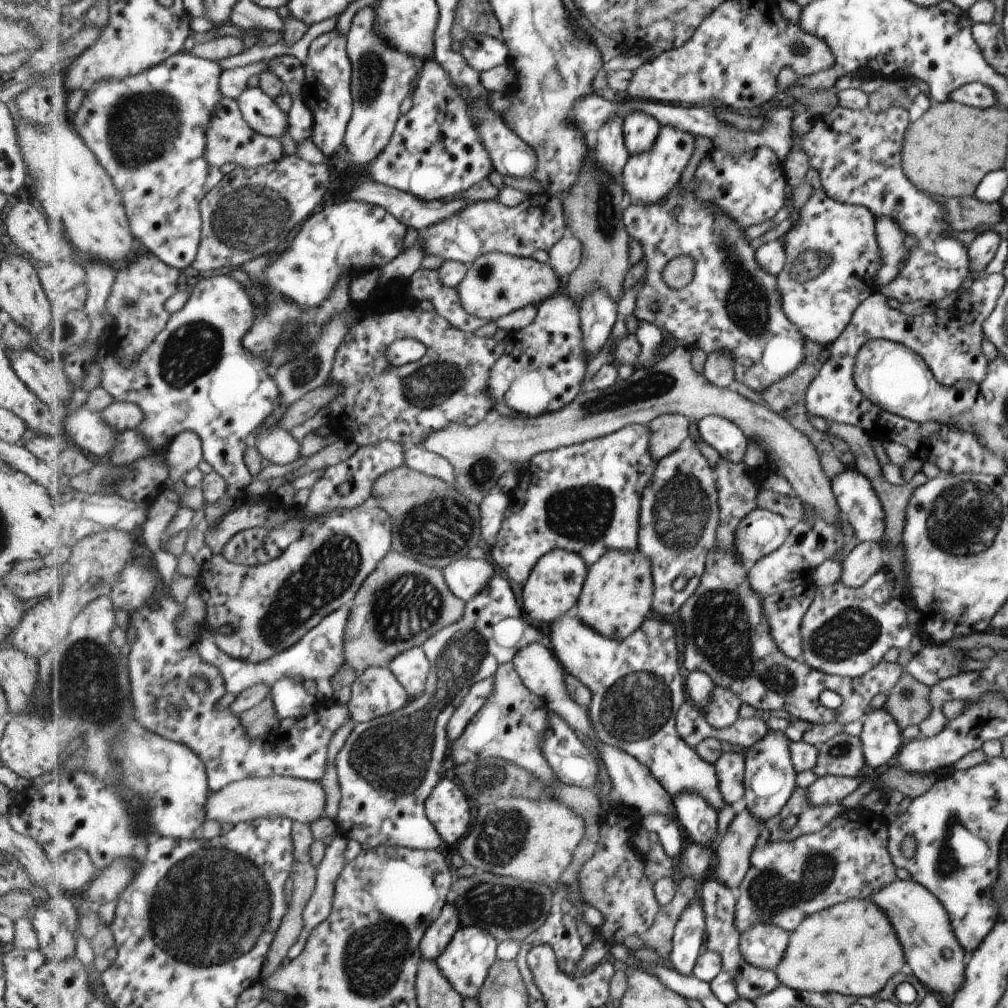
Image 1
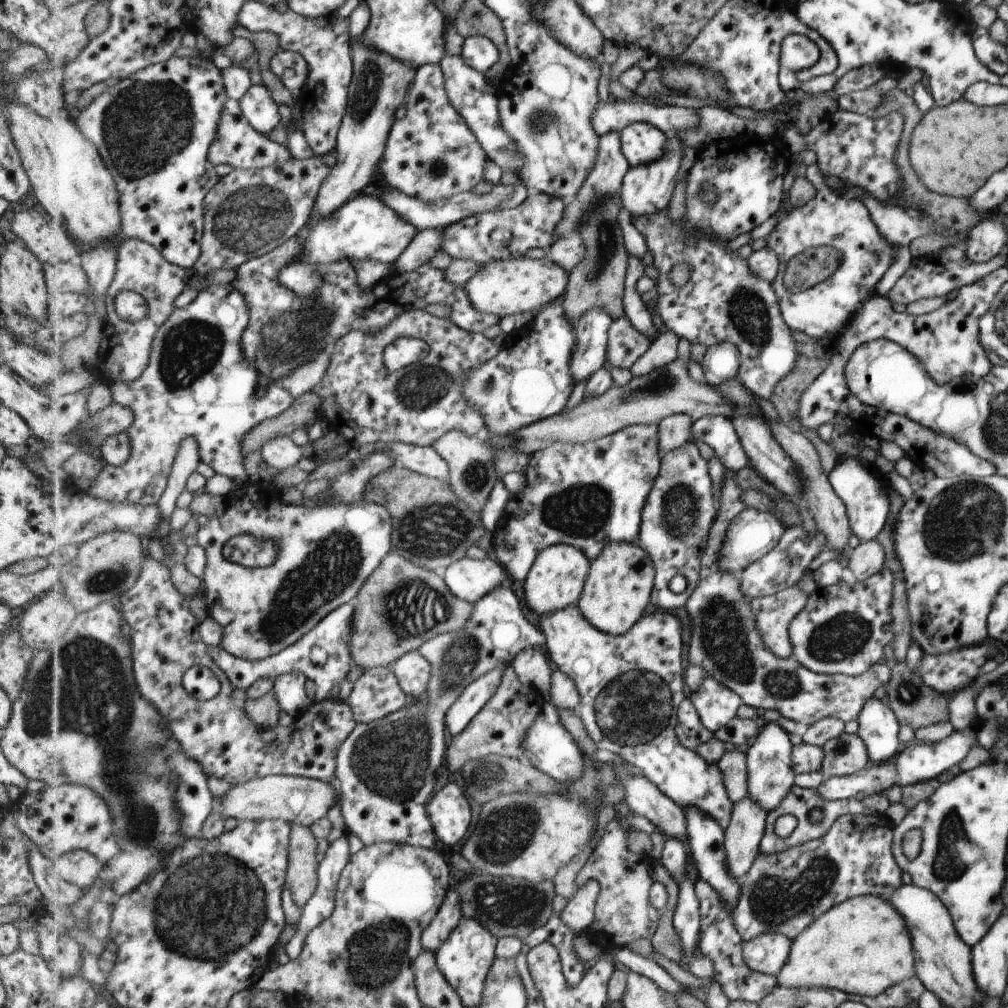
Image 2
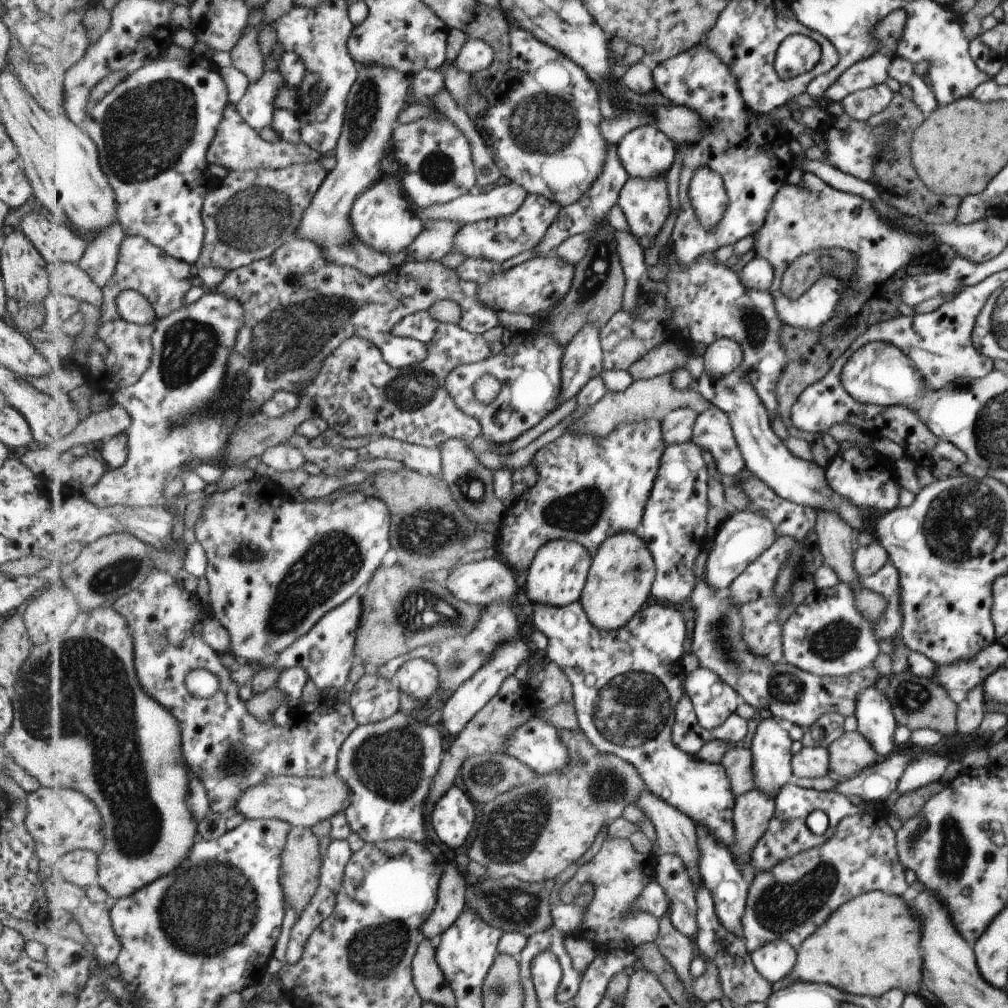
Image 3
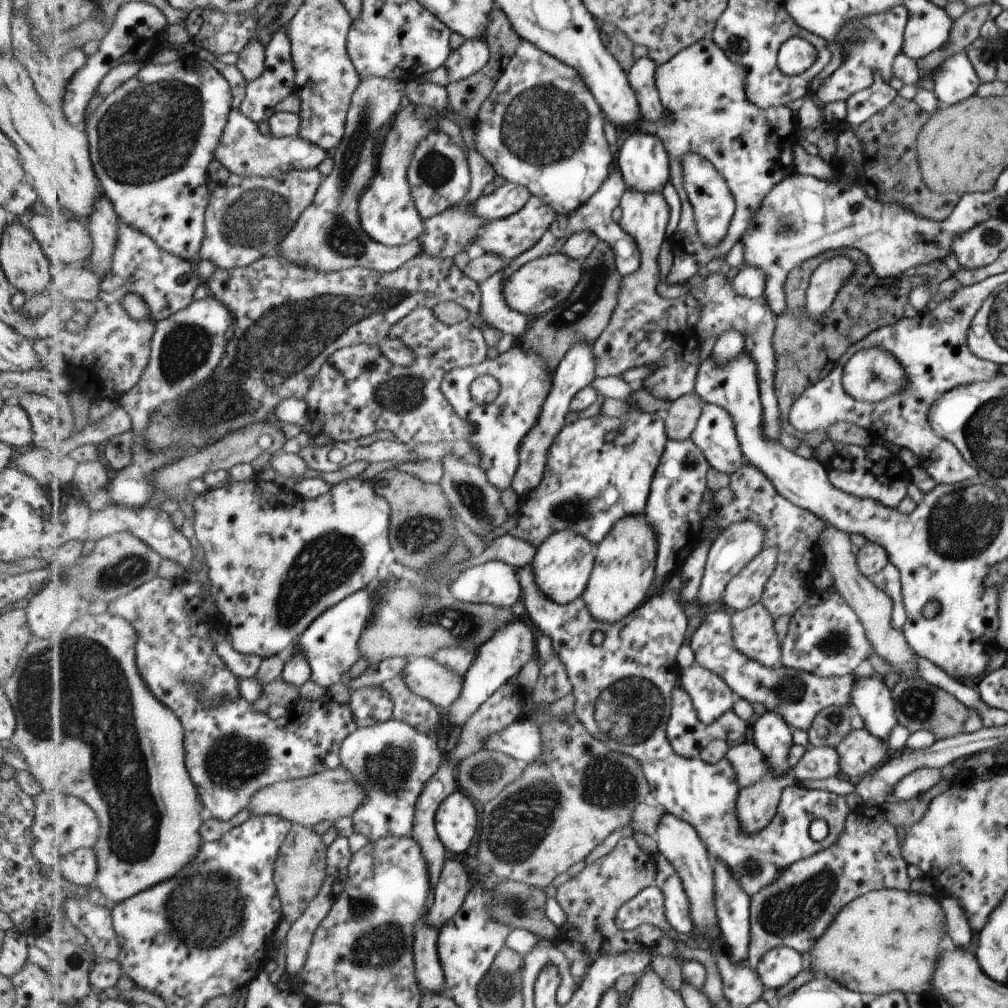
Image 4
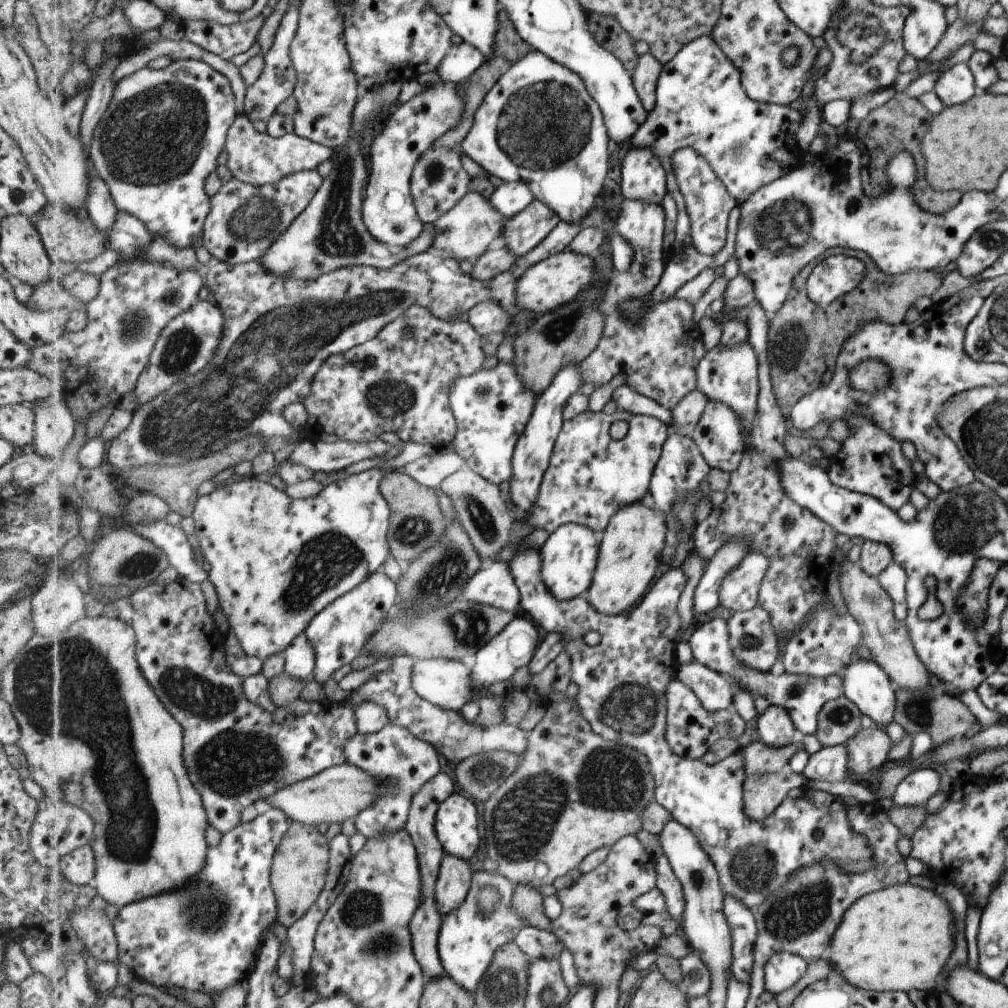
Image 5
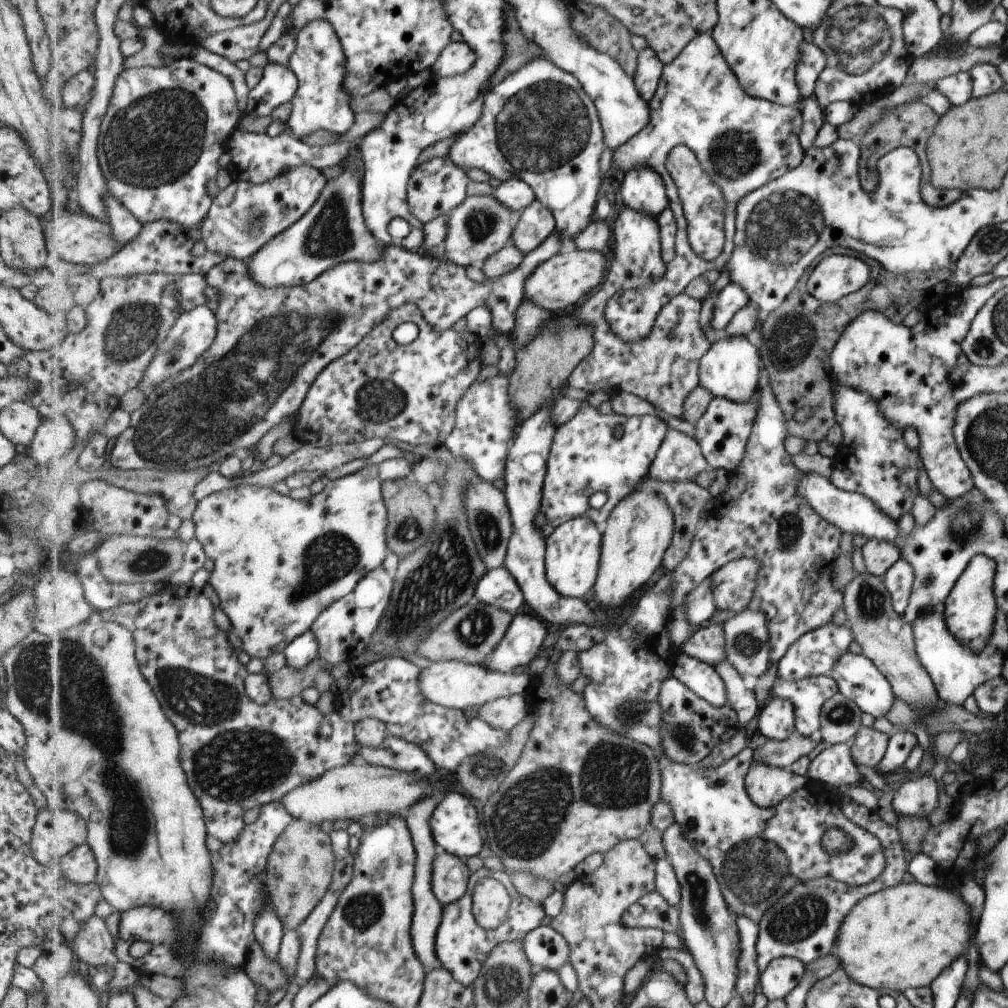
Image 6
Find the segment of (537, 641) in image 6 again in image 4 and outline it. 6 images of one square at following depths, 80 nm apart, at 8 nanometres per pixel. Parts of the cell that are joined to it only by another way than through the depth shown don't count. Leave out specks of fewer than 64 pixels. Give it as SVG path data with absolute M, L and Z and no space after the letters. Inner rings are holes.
M514 620L499 629L482 647L479 647L477 660L464 676L461 696L446 712L450 724L453 727L463 728L468 718L471 718L496 690L514 680L519 670L533 658L535 646L537 646L537 638L533 636L531 628L521 621Z

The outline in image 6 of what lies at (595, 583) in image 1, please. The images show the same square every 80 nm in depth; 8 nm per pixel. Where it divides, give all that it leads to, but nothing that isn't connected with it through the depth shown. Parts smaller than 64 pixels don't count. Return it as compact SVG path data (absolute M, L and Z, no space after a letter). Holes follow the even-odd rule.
M637 490L623 499L605 524L602 562L593 594L599 606L615 608L623 606L633 594L637 594L657 568L663 564L675 534L675 515L670 504L659 493L647 494Z

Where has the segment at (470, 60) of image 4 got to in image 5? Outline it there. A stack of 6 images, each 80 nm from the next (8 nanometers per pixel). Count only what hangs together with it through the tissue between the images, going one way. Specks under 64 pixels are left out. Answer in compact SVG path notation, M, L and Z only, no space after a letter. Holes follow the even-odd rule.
M463 40L450 48L447 56L438 66L438 74L443 81L463 83L487 62L487 57L475 45Z

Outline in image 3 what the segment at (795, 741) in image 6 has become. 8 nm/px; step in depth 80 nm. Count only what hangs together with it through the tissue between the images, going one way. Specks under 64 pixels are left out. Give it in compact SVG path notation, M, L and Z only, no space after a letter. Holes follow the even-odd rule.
M729 747L720 758L720 763L727 772L732 795L735 799L754 787L752 772L752 754L748 748Z

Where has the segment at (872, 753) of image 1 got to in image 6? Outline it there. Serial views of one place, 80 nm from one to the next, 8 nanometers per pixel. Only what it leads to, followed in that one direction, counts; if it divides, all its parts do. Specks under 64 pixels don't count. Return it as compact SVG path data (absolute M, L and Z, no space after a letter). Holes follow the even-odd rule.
M846 652L827 676L835 680L839 693L874 719L884 716L893 704L890 684L863 655Z

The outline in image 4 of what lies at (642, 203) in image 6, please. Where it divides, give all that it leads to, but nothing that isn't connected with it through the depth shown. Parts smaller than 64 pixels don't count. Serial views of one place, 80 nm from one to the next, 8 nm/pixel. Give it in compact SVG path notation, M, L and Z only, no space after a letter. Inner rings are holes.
M636 132L622 144L618 156L629 191L662 193L669 184L671 156L658 136Z

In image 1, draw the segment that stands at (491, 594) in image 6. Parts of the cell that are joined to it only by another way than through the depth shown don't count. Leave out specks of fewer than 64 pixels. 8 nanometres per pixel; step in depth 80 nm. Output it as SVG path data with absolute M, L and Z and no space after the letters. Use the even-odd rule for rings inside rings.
M469 557L449 563L442 571L449 588L467 602L483 591L499 572L494 563Z

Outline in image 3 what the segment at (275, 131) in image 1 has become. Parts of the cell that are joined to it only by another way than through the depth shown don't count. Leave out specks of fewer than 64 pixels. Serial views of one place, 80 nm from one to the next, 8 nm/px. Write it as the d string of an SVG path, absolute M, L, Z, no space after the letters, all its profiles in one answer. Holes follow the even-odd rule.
M283 43L276 44L272 55L265 64L265 72L261 80L251 83L247 94L237 104L241 116L258 131L265 126L271 126L278 109L275 108L275 100L285 86L289 88L284 74L280 71L280 66L277 64L286 52L289 50Z

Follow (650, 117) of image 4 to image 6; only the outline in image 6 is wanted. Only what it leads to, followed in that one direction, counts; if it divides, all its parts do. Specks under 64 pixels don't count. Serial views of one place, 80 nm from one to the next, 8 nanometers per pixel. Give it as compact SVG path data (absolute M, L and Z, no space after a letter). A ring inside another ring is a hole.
M650 45L640 51L640 55L638 56L638 71L634 76L634 81L642 98L648 103L657 92L665 65L657 52L655 52L655 49Z

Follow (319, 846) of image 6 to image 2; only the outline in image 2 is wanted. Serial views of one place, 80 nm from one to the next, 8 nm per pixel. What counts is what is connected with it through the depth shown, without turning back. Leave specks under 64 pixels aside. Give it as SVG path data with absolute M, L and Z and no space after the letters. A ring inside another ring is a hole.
M294 825L290 834L290 852L293 857L289 860L287 884L291 892L292 900L299 908L303 908L310 902L318 890L318 868L320 862L317 856L318 838L313 836L311 828L303 825Z

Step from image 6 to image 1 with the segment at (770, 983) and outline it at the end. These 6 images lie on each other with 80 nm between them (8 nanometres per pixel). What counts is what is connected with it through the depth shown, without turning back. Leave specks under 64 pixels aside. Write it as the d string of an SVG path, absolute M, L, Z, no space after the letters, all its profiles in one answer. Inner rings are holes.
M756 923L740 934L738 949L743 960L756 970L775 970L785 956L789 934L782 928Z

